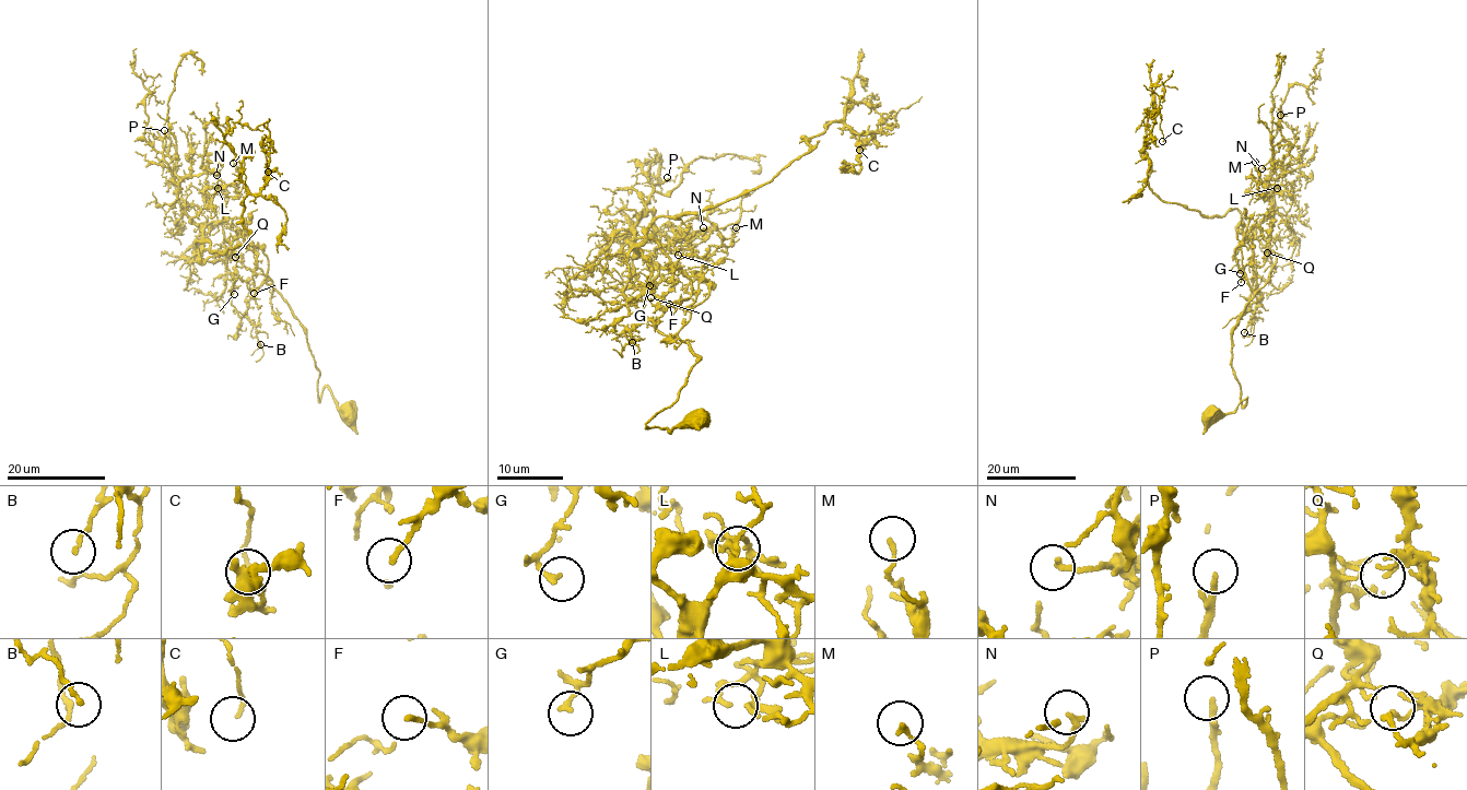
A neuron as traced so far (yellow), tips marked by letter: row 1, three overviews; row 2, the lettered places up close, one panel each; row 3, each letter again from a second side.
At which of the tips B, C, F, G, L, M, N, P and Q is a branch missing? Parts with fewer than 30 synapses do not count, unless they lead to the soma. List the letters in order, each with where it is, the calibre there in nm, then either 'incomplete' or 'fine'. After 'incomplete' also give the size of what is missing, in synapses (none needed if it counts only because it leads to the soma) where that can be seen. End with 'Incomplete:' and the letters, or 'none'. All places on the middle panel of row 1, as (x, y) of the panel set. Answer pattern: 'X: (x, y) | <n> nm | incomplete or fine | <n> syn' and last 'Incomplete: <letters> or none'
B: (632, 342) | 150 nm | fine
C: (859, 150) | 70 nm | fine
F: (669, 304) | 140 nm | fine
G: (649, 285) | 160 nm | fine
L: (678, 255) | 120 nm | fine
M: (736, 227) | 140 nm | fine
N: (703, 227) | 130 nm | fine
P: (667, 177) | 190 nm | incomplete | 80 syn
Q: (650, 297) | 120 nm | fine
Incomplete: P

